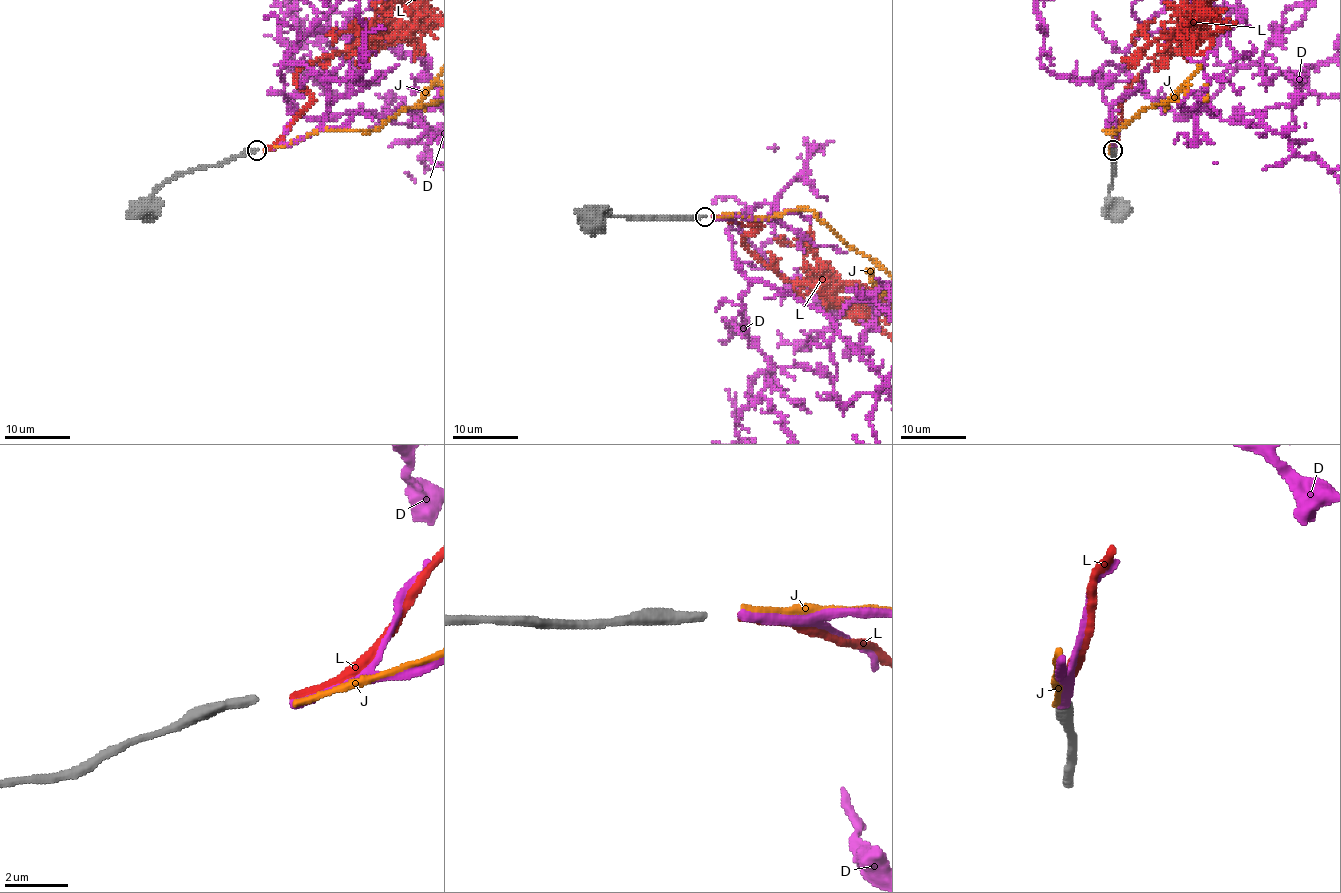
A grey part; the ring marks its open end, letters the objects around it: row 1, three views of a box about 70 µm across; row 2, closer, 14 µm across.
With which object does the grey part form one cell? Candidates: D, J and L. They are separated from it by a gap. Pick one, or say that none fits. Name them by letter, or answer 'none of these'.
L

